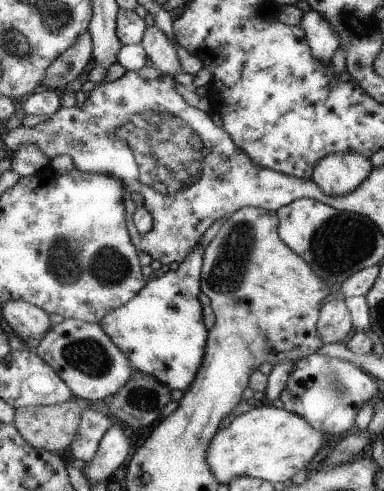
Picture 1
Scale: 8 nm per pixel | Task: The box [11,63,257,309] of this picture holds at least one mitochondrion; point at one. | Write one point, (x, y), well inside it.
(172, 152)

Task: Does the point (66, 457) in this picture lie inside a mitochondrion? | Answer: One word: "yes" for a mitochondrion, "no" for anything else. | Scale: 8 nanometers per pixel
no

